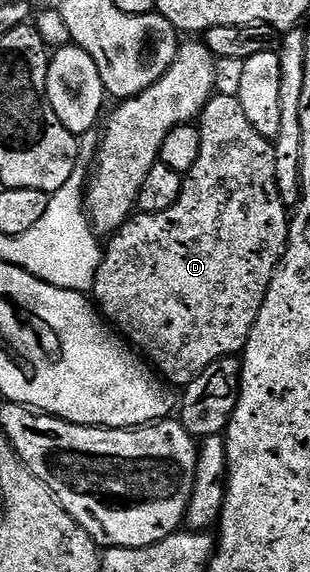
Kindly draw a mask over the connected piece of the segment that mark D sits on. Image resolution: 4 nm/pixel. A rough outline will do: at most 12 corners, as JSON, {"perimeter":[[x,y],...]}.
{"perimeter":[[233,93],[93,301],[174,388],[241,355],[288,207]]}

